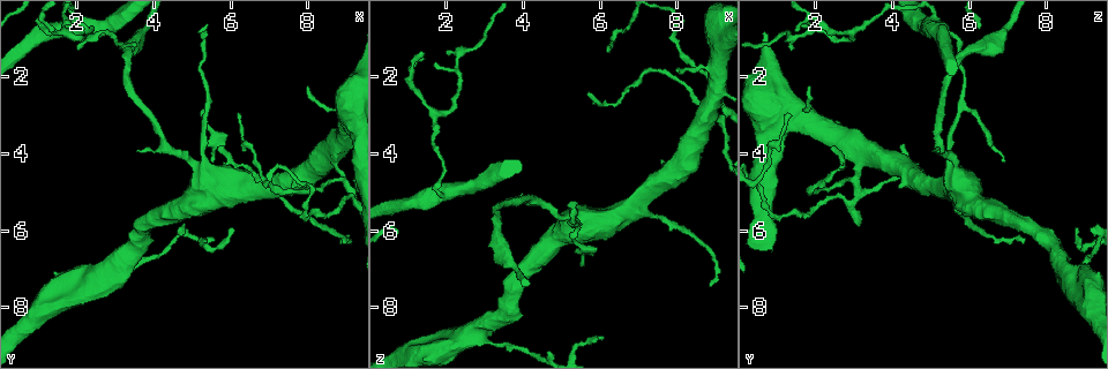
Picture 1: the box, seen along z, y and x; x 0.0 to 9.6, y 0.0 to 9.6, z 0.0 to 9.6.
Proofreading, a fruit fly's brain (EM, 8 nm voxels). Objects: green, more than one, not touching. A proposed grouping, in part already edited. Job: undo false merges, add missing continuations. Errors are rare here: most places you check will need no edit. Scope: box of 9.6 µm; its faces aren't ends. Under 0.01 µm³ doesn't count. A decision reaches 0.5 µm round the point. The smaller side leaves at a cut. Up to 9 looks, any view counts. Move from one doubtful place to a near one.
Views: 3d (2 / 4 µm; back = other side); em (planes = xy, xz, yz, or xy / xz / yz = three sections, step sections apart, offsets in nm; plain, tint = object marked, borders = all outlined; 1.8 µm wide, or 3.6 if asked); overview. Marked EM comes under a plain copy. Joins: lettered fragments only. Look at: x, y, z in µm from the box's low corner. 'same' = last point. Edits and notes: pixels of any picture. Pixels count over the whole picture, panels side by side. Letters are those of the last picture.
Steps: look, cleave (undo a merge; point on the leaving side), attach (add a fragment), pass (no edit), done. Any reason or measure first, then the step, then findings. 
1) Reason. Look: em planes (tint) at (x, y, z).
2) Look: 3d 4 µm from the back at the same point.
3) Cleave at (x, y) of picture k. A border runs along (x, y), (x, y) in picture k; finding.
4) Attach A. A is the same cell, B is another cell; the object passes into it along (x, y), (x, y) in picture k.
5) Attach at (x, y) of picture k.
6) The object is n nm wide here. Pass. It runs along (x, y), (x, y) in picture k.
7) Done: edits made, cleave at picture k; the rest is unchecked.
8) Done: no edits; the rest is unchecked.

Branch stops here. Look: 3d 2 µm at (8.00, 2.30, 1.80).

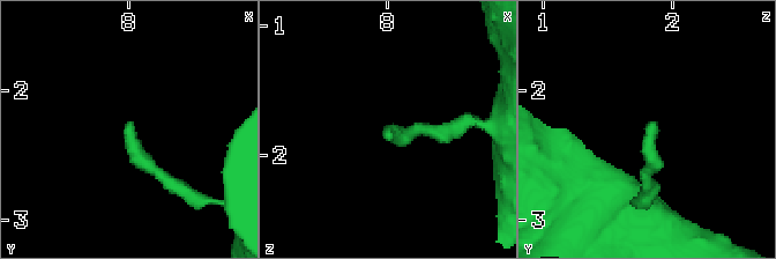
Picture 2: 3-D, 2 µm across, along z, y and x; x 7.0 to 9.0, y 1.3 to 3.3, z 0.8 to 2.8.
Look: em yz step 4 (borders) at (7.98, 2.24, 1.84).

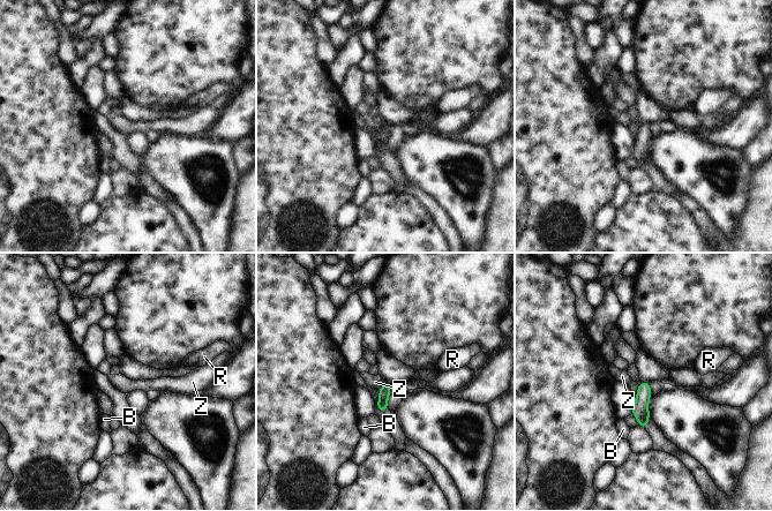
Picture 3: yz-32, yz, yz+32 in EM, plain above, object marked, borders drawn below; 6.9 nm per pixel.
Pass. B, R and Z are other cells; a border runs along (386, 382), (377, 389) in picture 3; no lettered fragment goes on from it.

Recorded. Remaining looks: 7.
Thin arm on a thick one. Look: 3d 2 µm at (9.00, 4.65, 3.05).

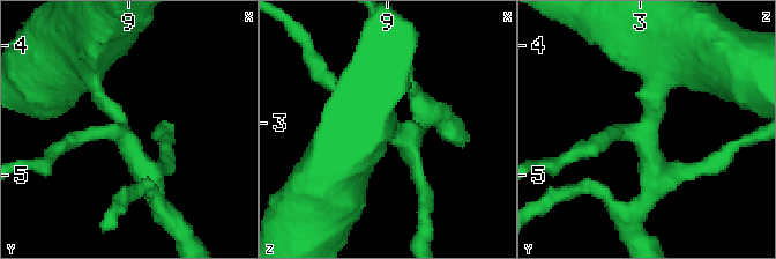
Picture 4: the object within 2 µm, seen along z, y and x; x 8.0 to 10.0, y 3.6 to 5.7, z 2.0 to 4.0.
4 arms meet here; need the tissue. Look: em 3.6 µm planes (tint) at (8.94, 4.68, 3.00).

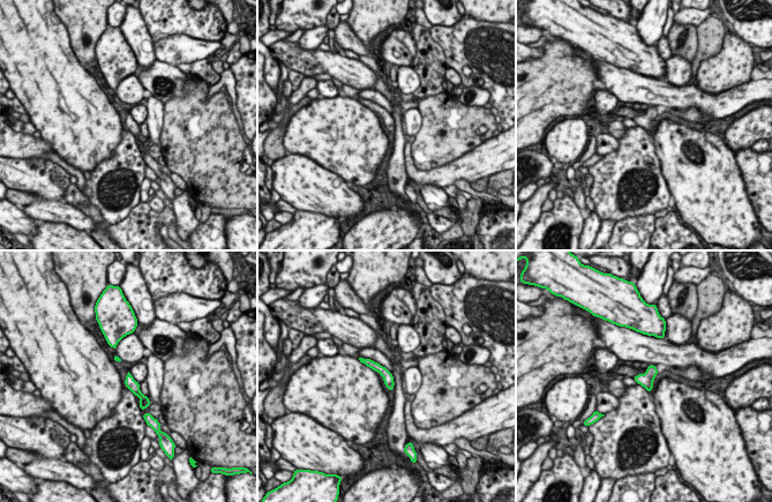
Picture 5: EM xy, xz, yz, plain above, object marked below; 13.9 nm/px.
Look: em 3.6 µm planes (borders) at the same point.

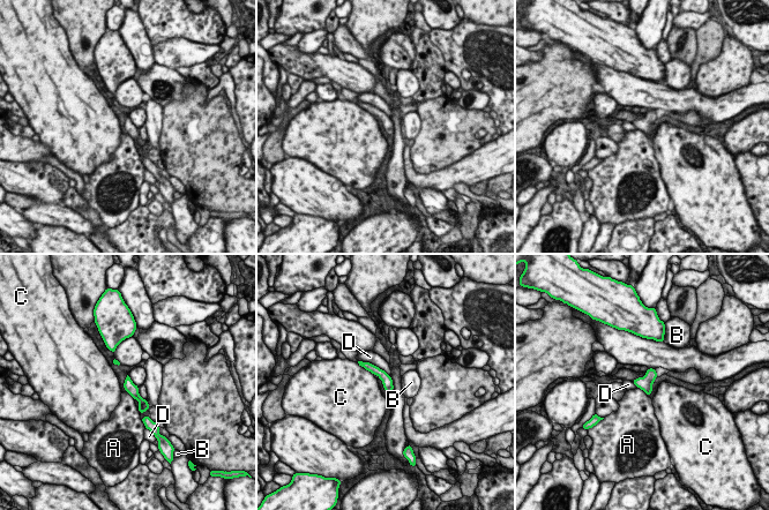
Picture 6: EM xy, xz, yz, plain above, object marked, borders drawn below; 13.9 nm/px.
Pass. A, B, C and D are other cells; one cell here.

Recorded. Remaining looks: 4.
Abrupt turn. Look: em xy step 8 (tint) at (1.75, 0.80, 3.00).

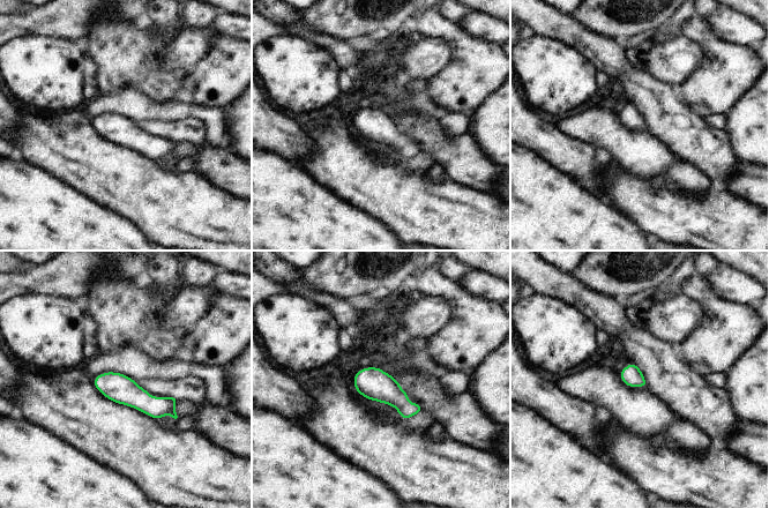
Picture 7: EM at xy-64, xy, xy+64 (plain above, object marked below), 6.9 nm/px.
Cut it another way. Look: em planes (borders) at the same point.

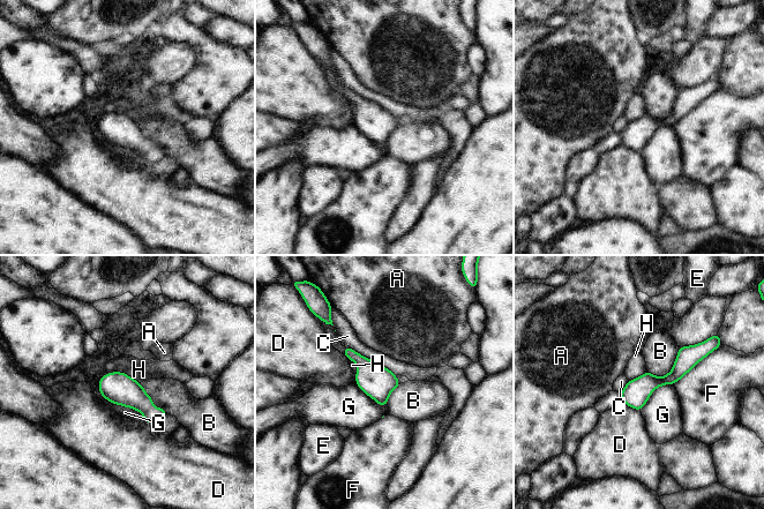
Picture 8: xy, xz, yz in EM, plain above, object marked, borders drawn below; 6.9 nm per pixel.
Pass. A, B, C, D, E, F, G and H are other cells; it runs along (702, 349), (626, 399) in picture 8; one cell here.

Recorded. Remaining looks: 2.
Look: em planes (borders) at (2.35, 1.00, 1.40).

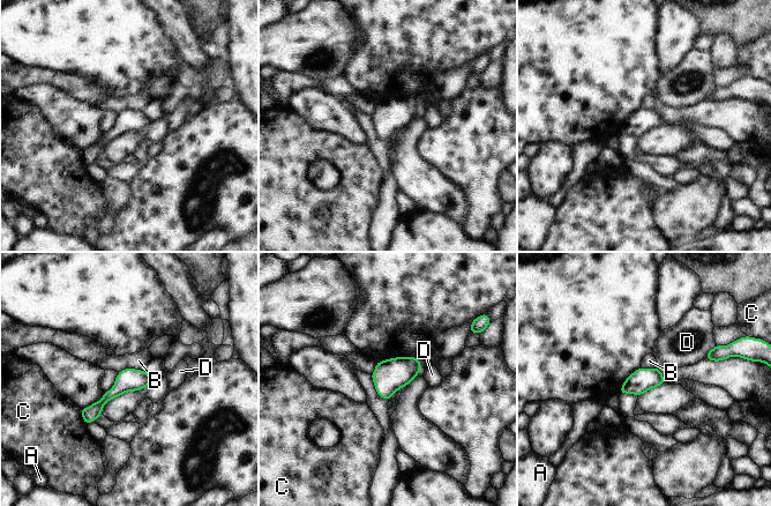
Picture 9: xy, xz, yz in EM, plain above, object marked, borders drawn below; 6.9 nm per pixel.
The object is 160 nm wide here. Pass. A, B, C and D are other cells; continuous, no second cell.

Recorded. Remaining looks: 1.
Done: no edits; the rest is unchecked.

